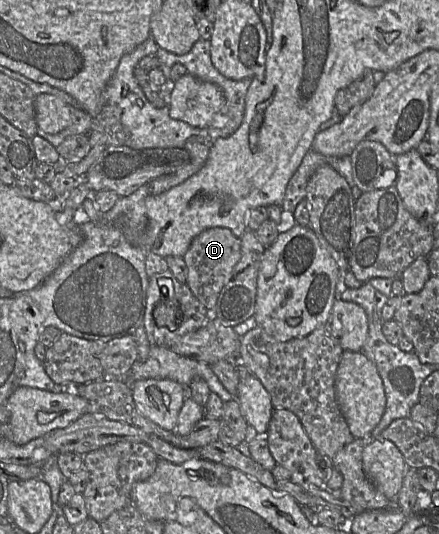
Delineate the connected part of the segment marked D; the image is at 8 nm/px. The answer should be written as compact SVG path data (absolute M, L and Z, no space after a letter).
M209 228L193 239L188 251L183 256L187 266L186 285L207 310L215 307L219 293L229 281L240 257L240 238L236 237L228 228Z

